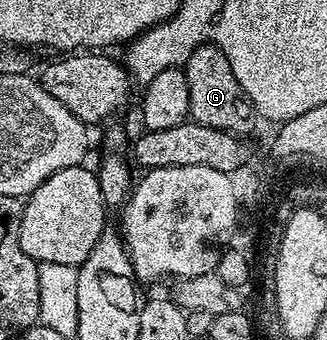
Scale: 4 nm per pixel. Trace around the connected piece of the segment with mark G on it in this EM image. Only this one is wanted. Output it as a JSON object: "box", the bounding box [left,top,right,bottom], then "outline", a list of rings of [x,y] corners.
{"box":[183,44,259,137],"outline":[[[201,44],[194,48],[183,66],[187,78],[187,94],[189,95],[189,115],[192,123],[203,126],[215,126],[224,132],[233,132],[244,137],[245,132],[259,124],[259,117],[253,104],[247,98],[243,86],[235,79],[231,71],[231,62],[227,62],[227,54],[213,44]]]}

